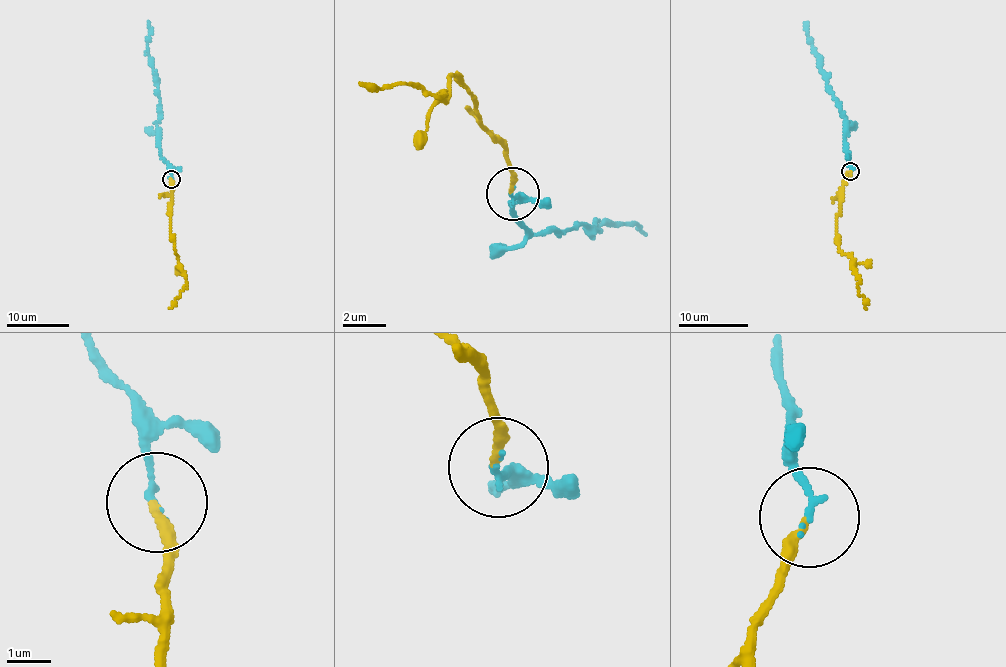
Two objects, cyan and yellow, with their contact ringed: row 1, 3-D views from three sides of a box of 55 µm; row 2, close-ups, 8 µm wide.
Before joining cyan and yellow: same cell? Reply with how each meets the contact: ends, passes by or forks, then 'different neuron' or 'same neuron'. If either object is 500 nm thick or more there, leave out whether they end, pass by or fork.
cyan ends; yellow ends; same neuron

